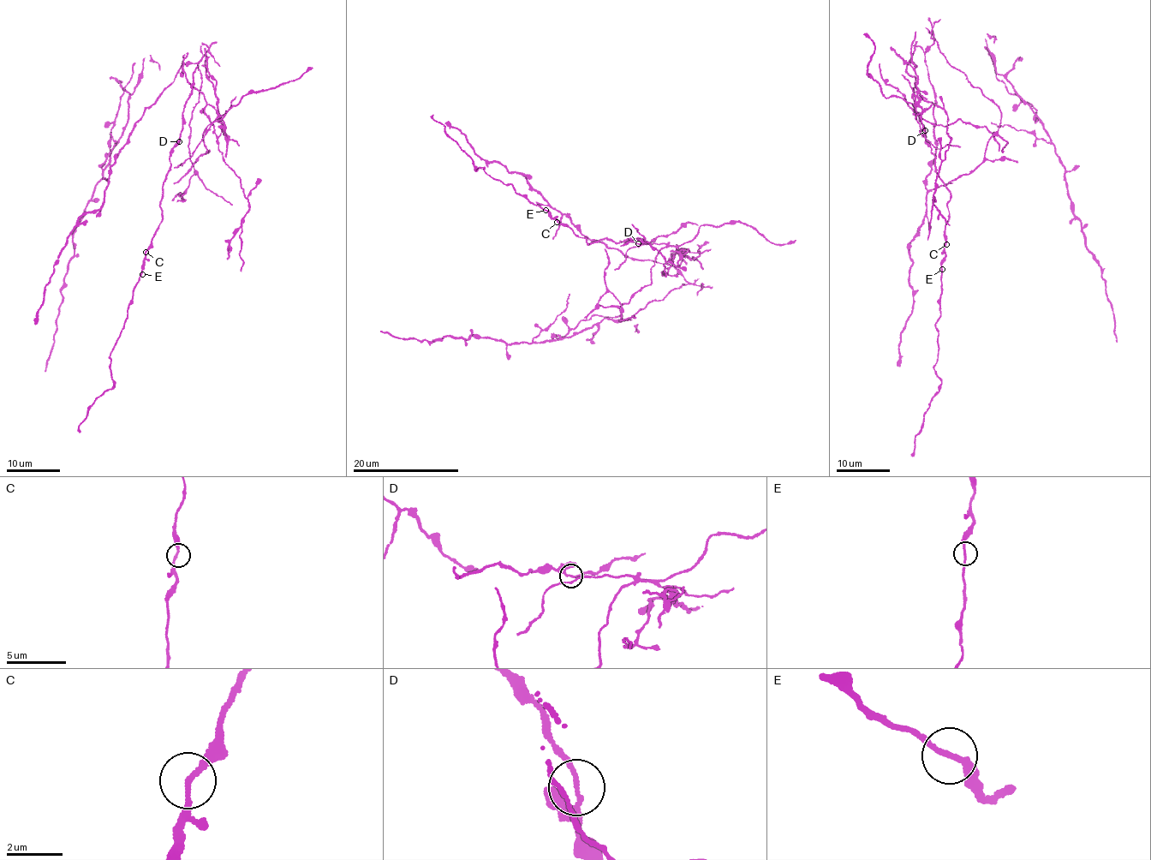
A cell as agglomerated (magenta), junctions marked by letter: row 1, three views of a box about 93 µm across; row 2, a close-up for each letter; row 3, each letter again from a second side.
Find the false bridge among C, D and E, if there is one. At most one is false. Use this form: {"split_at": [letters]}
{"split_at": ["D"]}

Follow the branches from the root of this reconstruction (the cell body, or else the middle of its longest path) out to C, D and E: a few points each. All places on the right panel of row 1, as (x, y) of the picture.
C: (907, 71), (915, 80), (917, 122), (924, 137), (937, 148), (933, 154), (935, 171), (950, 192), (946, 244)
D: (907, 71), (915, 80), (913, 99), (915, 119), (924, 137), (937, 148), (933, 154), (925, 130)
E: (907, 71), (915, 80), (917, 122), (924, 137), (937, 148), (933, 154), (935, 171), (950, 194), (942, 269)

